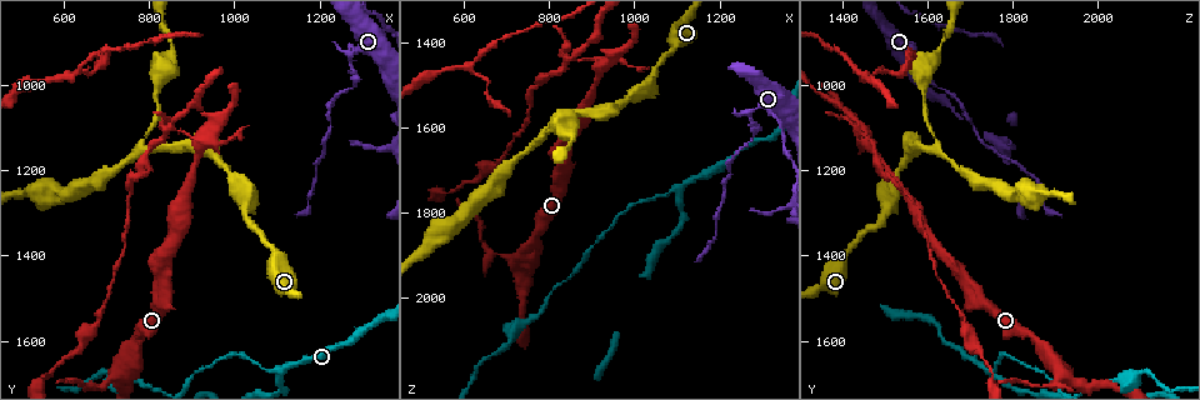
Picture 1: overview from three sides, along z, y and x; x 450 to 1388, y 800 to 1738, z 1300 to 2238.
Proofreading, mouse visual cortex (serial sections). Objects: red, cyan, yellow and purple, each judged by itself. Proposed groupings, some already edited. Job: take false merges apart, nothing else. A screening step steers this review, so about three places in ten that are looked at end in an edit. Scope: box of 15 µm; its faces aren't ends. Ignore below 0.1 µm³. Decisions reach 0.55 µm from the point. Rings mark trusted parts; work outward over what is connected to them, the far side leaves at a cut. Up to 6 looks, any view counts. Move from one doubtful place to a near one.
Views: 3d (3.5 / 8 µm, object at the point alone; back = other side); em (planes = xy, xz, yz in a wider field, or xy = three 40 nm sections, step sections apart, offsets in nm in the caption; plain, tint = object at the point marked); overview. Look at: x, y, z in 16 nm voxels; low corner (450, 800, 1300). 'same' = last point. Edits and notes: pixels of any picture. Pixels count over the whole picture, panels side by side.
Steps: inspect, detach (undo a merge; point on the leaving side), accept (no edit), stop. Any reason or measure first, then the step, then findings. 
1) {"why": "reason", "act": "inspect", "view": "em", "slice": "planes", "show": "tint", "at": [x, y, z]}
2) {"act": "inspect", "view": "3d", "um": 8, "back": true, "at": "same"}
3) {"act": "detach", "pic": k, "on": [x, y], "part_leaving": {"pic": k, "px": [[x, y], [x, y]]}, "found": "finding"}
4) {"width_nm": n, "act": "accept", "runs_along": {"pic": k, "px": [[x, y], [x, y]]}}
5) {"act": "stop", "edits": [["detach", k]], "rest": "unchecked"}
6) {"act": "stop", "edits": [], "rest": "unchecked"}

{"why": "branch point", "act": "inspect", "view": "3d", "um": 3.5, "at": [1115, 1665, 1735]}

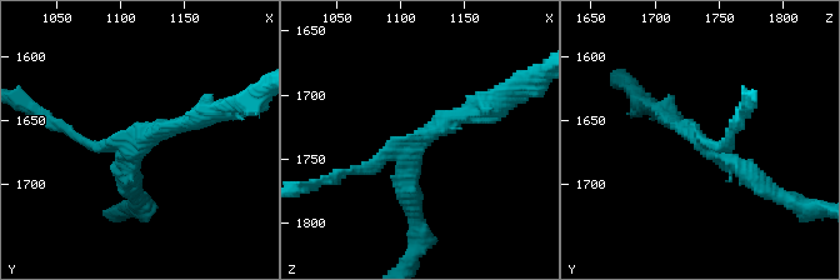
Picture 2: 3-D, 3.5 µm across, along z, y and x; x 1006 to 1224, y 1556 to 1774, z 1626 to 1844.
{"act": "inspect", "view": "em", "slice": "xy", "step": 5, "show": "tint", "at": [1112, 1670, 1740]}

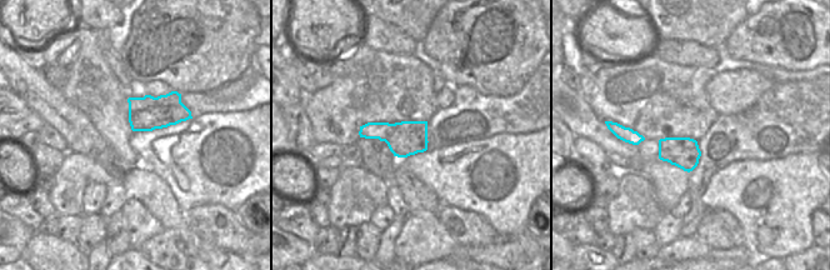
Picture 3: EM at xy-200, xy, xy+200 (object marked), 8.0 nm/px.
{"why": "another direction", "act": "inspect", "view": "em", "slice": "planes", "show": "tint", "at": "same"}

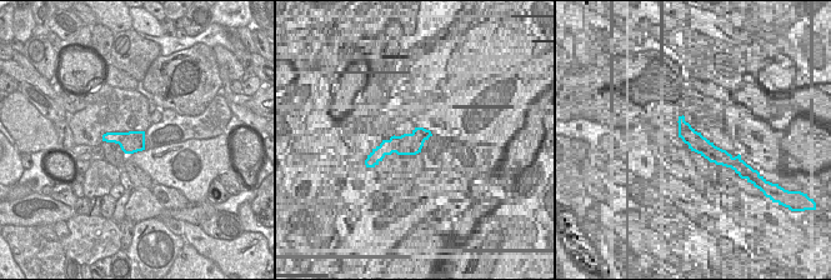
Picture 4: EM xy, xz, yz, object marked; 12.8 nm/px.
{"act": "detach", "pic": 2, "on": [64, 128], "part_leaving": {"pic": 2, "px": [[104, 148], [58, 129], [35, 109]]}, "found": "two cells meet here"}

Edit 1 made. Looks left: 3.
{"why": "three-way junction", "act": "inspect", "view": "3d", "um": 8, "at": [745, 1685, 1920]}

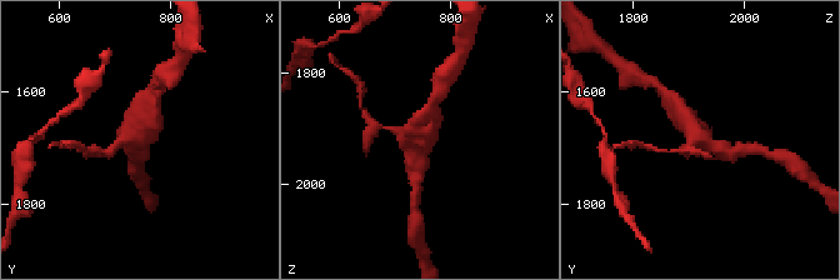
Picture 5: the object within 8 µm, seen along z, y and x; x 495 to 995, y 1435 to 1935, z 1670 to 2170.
{"act": "inspect", "view": "em", "slice": "xy", "step": 3, "show": "tint", "at": [735, 1685, 1925]}

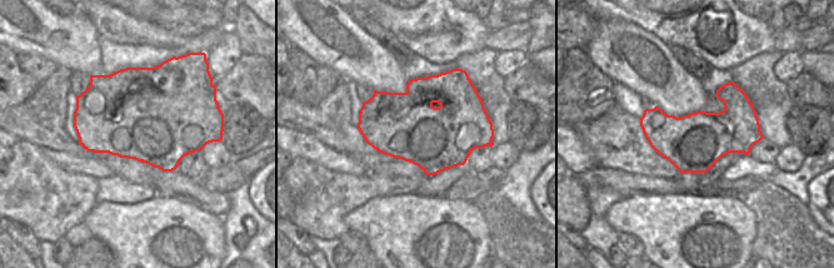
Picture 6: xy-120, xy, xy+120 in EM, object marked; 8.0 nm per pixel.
{"act": "accept", "runs_along": {"pic": 5, "px": [[675, 111], [704, 143], [725, 150]]}, "found": "continuous, no second cell"}

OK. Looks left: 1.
{"act": "stop", "edits": [["detach", 2]], "rest": "unchecked"}

